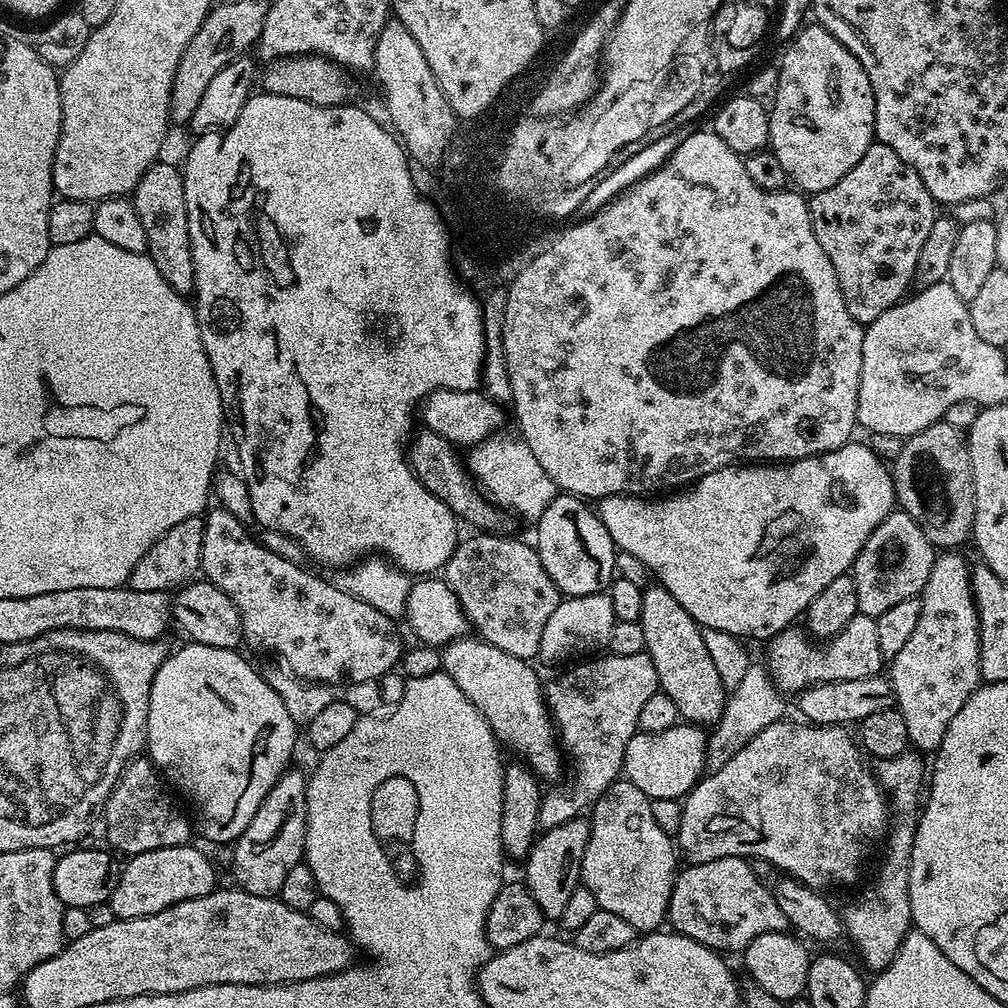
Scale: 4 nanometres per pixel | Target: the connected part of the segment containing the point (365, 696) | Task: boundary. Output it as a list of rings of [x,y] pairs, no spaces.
[[[273,661],[261,669],[261,676],[270,688],[282,698],[283,705],[290,713],[290,718],[293,718],[298,726],[307,726],[316,715],[334,701],[345,701],[360,716],[381,715],[396,708],[405,694],[407,681],[405,677],[402,678],[394,670],[385,675],[380,675],[376,679],[367,679],[366,682],[319,684],[316,681],[307,681],[296,676],[283,661]]]

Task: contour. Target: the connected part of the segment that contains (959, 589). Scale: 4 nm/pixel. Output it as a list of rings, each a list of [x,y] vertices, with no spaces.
[[[944,550],[937,555],[934,566],[930,570],[930,578],[926,578],[926,586],[920,591],[920,617],[918,626],[914,626],[914,634],[902,645],[902,650],[894,654],[887,665],[886,675],[892,681],[892,689],[896,695],[894,707],[906,718],[906,734],[909,745],[924,754],[935,753],[942,742],[942,734],[946,734],[946,726],[950,726],[954,714],[966,706],[966,698],[974,694],[974,690],[982,683],[980,675],[980,623],[976,613],[976,601],[972,599],[972,574],[970,564],[960,557],[956,550]]]

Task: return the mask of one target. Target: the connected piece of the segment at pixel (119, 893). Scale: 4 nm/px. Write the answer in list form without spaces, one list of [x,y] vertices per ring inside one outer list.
[[[187,843],[182,846],[146,850],[137,856],[127,857],[128,865],[125,863],[121,867],[120,877],[110,901],[116,919],[129,920],[158,914],[178,902],[202,898],[215,892],[218,887],[215,868],[217,865],[210,856],[208,861],[206,853],[192,847],[191,843]]]

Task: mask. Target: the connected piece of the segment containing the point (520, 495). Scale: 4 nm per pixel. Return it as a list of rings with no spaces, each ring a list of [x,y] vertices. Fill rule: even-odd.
[[[493,434],[481,444],[475,445],[466,456],[466,468],[473,481],[482,489],[485,496],[501,510],[517,512],[531,522],[539,521],[541,514],[550,506],[558,494],[556,483],[542,470],[538,458],[526,446],[523,439]],[[509,508],[509,509],[508,509]]]

